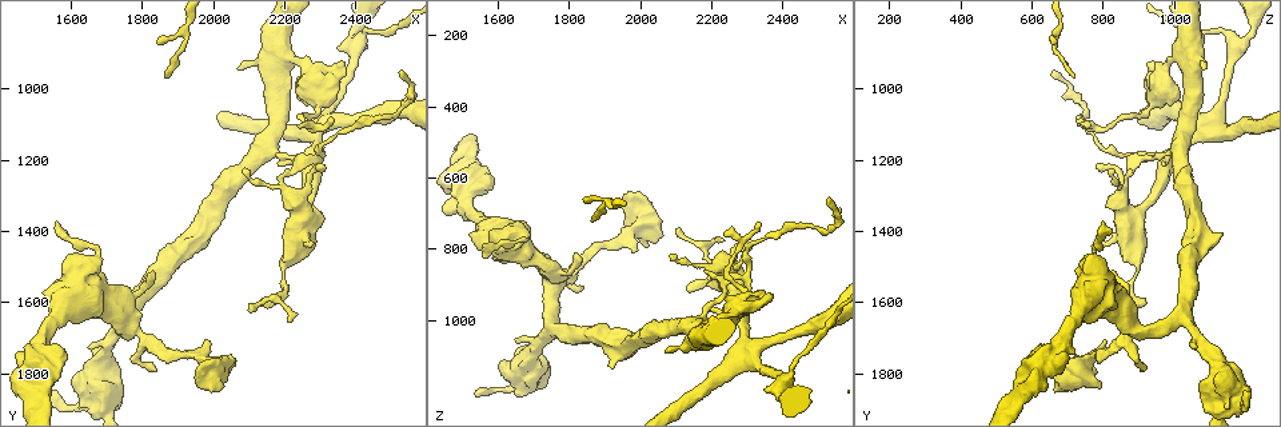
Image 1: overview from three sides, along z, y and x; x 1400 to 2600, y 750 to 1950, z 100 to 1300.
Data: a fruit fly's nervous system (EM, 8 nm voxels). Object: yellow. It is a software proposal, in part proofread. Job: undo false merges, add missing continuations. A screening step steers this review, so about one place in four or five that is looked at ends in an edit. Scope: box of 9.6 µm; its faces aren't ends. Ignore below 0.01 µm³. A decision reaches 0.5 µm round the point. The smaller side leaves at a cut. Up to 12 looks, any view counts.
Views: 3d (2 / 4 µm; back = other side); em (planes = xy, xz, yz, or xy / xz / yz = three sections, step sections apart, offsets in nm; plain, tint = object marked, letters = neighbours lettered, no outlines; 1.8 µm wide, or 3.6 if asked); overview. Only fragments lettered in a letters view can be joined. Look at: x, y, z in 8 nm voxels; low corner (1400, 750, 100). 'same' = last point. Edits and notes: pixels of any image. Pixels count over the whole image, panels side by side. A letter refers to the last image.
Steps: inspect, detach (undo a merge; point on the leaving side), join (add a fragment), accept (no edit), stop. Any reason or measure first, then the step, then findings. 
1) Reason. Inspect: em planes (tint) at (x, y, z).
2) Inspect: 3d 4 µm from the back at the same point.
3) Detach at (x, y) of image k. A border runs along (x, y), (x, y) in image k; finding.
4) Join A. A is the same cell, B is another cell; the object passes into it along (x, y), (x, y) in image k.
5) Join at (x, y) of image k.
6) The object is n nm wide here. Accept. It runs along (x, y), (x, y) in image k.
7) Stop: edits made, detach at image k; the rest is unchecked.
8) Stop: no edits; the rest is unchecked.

Calibre changes. Inspect: em planes (letters) at (2410, 870, 1180).

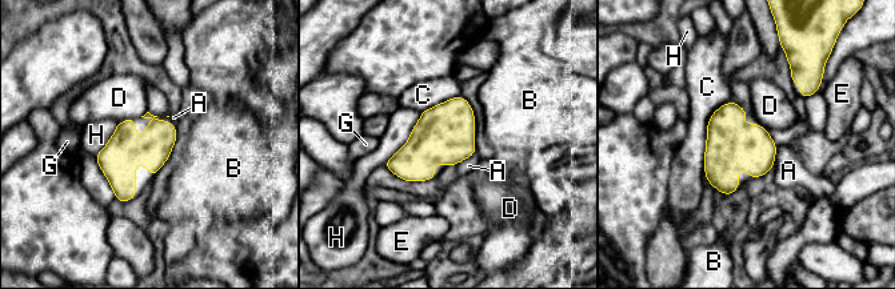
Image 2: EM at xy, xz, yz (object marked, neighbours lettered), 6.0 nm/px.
The object is 240 nm wide here. Accept. A, B, C, D, E, G and H are other cells; a border runs along (135, 117), (118, 123) in image 2; one neuron here.

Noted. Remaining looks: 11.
Free end. Inspect: em planes (letters) at (2360, 930, 930).

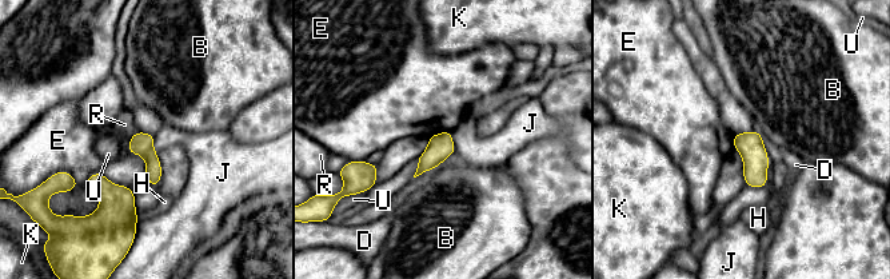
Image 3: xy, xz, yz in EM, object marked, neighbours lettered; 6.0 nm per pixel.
Accept. B, D, E, H, J, K, R and U are other cells; a border runs along (450, 130), (443, 130), (428, 138) in image 3; no lettered fragment goes on from it.

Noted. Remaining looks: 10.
A narrow waist. Inspect: em xy step 8 (tint) at (2290, 1190, 870).

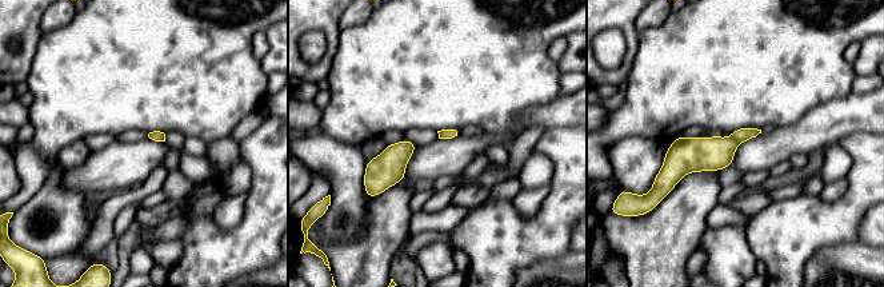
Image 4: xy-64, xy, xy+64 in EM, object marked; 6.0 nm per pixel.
Inspect: em planes (letters) at the same point.

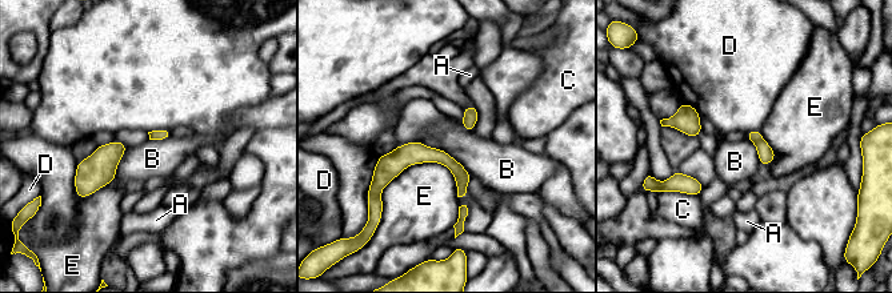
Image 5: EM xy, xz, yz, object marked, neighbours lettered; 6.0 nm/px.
Detach at (466, 179) of image 5. A, B, C, D and E are other cells; a border runs along (462, 167), (462, 184), (466, 191) in image 5; a second neuron is stuck on.

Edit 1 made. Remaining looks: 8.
See it whole again. Inspect: overview.

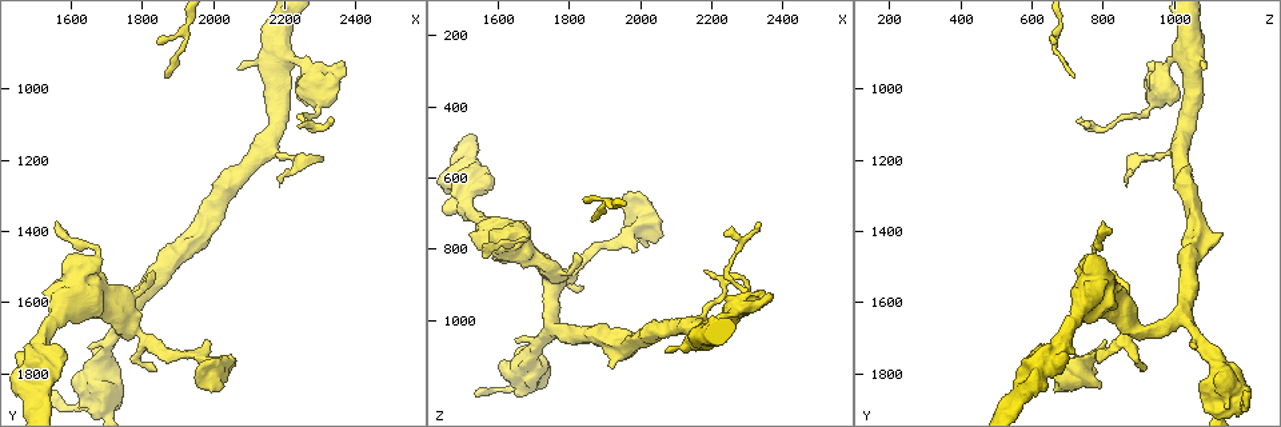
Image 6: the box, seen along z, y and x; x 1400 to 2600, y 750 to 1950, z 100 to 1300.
Thin end. Inspect: 3d 4 µm at (1840, 1790, 910).

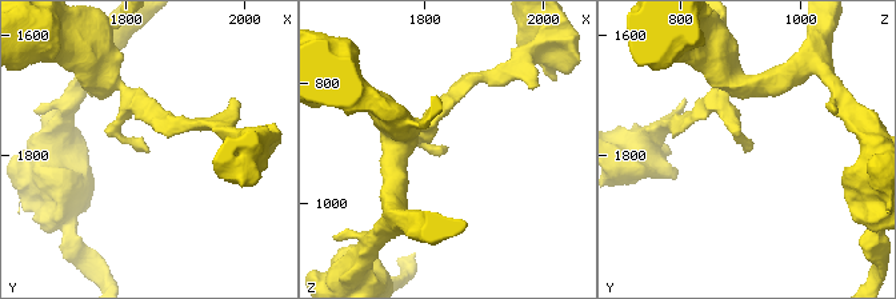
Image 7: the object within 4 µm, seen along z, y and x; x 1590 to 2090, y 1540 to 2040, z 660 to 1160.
Inspect: em planes (letters) at (1840, 1790, 910).

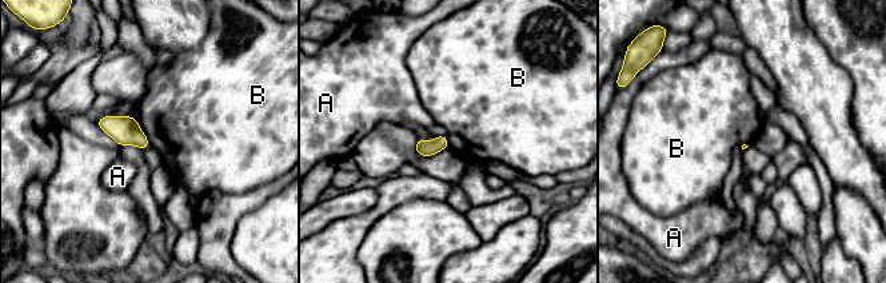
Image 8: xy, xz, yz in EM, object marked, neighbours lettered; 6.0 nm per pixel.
The longest contact is with B, 220 nm. Accept. A and B are other cells; a border runs along (132, 115), (151, 146) in image 8; no lettered fragment goes on from it.

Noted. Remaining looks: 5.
Calibre changes. Inspect: em 3.6 µm xy step 8 (letters) at (1600, 1430, 790).

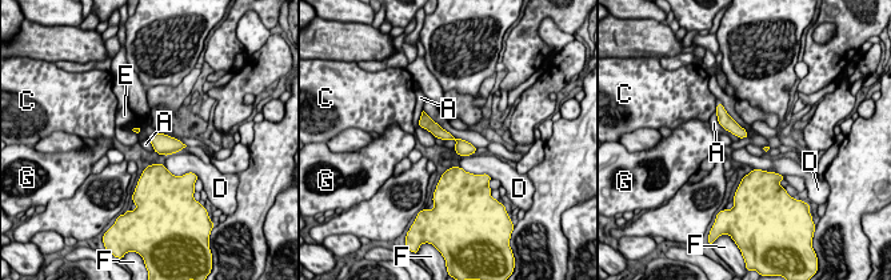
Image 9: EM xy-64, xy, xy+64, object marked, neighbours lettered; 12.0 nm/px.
Another direction. Inspect: em 3.6 µm planes (letters) at the same point.

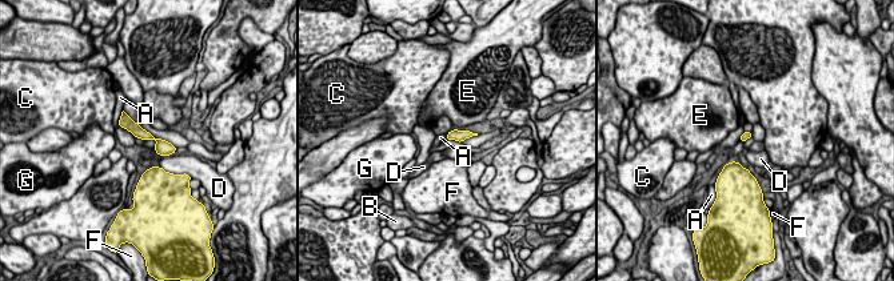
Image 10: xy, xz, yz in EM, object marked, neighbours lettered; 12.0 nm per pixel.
Accept. A, B, C, D, E, F and G are other cells; a border runs along (123, 111), (118, 125) in image 10; one neuron here.

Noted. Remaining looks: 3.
Stop: edits made, detach at image 5; the rest is unchecked.

